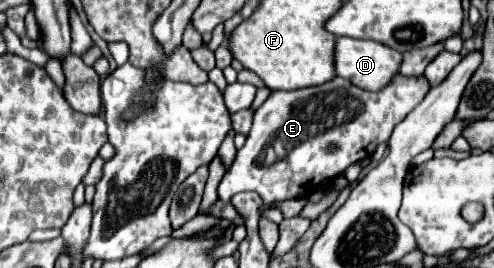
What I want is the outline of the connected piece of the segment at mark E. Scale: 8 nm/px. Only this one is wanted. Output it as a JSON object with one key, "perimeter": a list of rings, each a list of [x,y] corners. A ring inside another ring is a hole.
{"perimeter":[[[396,74],[386,88],[380,88],[378,92],[362,90],[354,84],[350,84],[344,78],[332,78],[326,84],[312,86],[312,88],[300,88],[300,90],[276,90],[268,96],[268,100],[256,110],[252,130],[246,138],[246,144],[238,150],[238,156],[232,164],[232,168],[224,174],[220,186],[218,186],[218,198],[224,202],[230,202],[230,198],[238,192],[252,190],[258,192],[260,198],[268,202],[276,200],[290,200],[290,198],[308,198],[314,194],[316,188],[320,188],[324,182],[332,180],[336,174],[344,172],[350,164],[356,164],[364,158],[370,158],[374,154],[374,148],[382,142],[390,140],[392,128],[400,124],[400,120],[406,118],[408,112],[412,112],[420,100],[430,90],[430,84],[426,76],[400,76]],[[328,146],[336,146],[334,152],[328,152]]]}

